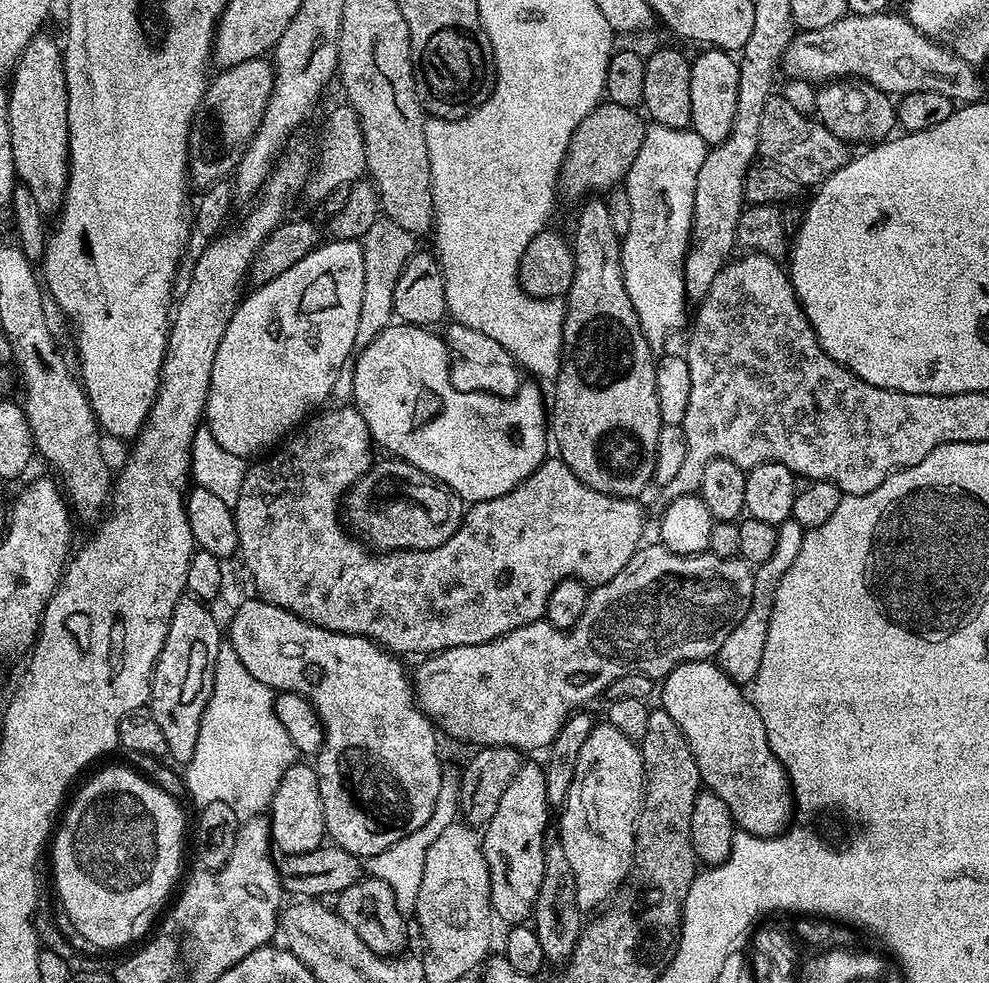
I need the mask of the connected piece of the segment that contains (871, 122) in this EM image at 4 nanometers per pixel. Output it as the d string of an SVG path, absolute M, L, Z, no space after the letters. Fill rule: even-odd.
M824 82L816 90L816 110L815 119L830 130L839 140L844 141L849 146L864 144L860 146L871 146L877 142L883 142L893 135L892 128L897 127L896 105L893 97L889 93L873 88L871 84L863 82Z

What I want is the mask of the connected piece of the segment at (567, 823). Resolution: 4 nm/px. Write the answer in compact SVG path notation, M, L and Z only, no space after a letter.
M618 698L607 706L608 720L612 724L597 723L583 743L581 753L578 754L577 769L574 770L573 784L569 788L568 798L559 813L561 816L558 821L562 850L566 850L568 861L574 870L576 904L582 910L599 909L631 872L632 855L636 849L636 830L644 810L644 755L640 753L637 742L643 740L646 725L650 722L649 705L638 698Z

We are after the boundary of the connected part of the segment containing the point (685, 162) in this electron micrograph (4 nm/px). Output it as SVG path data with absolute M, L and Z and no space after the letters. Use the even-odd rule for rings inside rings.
M660 124L660 164L648 164L648 172L644 172L644 180L640 180L640 192L632 192L630 199L630 230L622 237L626 294L638 314L644 336L656 350L667 342L675 328L684 324L684 255L692 229L694 186L698 186L698 170L702 170L709 147L691 127L667 128Z

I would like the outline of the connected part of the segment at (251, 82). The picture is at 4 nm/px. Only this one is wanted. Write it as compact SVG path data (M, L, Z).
M267 59L247 60L238 62L234 66L217 71L209 79L208 88L204 91L202 105L202 120L204 125L197 127L190 136L190 155L188 157L188 170L193 185L203 190L216 183L217 180L235 173L236 163L242 158L242 154L248 149L248 143L254 138L258 126L262 122L262 114L266 114L266 102L272 92L276 81L275 71Z

